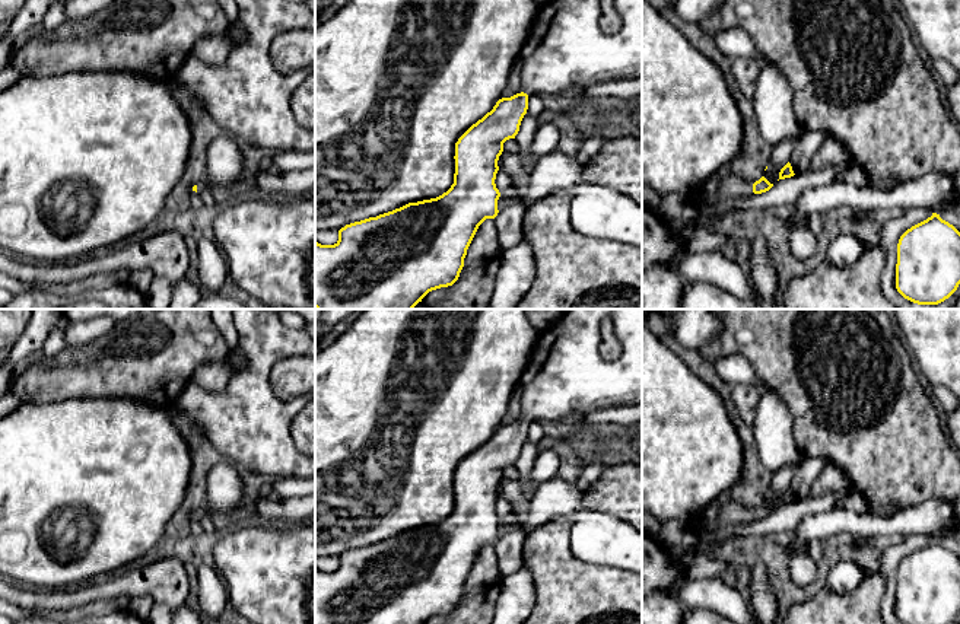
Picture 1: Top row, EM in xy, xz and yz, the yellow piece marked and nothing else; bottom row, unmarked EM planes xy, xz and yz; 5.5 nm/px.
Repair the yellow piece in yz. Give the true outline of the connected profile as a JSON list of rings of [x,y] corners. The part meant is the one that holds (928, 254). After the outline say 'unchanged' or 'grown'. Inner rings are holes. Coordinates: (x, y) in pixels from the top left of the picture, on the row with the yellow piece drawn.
[[[932,213],[897,243],[896,289],[918,305],[938,305],[960,284],[960,232]]]; unchanged

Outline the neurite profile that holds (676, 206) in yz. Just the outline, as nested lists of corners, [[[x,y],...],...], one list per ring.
[[[680,194],[662,195],[658,213],[661,216],[670,216],[678,220],[689,222],[692,227],[708,229],[706,226],[699,223],[697,220],[699,211],[692,204],[690,197],[684,197]]]

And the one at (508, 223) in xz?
[[[514,206],[503,211],[499,211],[498,216],[495,217],[496,233],[502,249],[514,248],[521,242],[524,236],[522,216],[524,216],[522,207]]]

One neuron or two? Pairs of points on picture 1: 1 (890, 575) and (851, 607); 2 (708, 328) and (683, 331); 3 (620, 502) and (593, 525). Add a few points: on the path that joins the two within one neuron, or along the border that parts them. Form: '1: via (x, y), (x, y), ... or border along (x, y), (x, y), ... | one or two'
1: border along (877, 572), (884, 579), (881, 608) | two
2: via (702, 328), (689, 331) | one
3: border along (581, 494), (588, 508), (626, 522) | two

